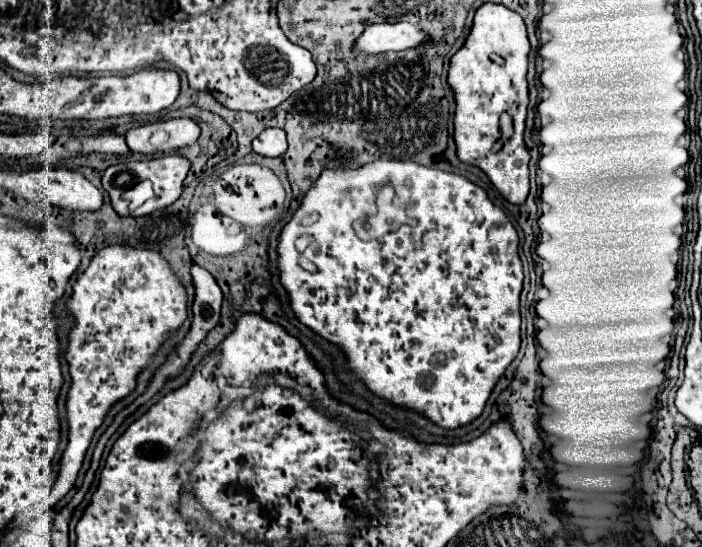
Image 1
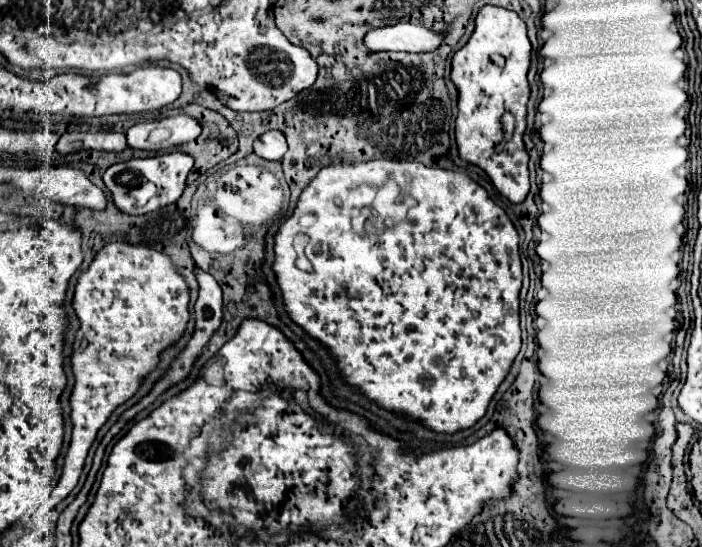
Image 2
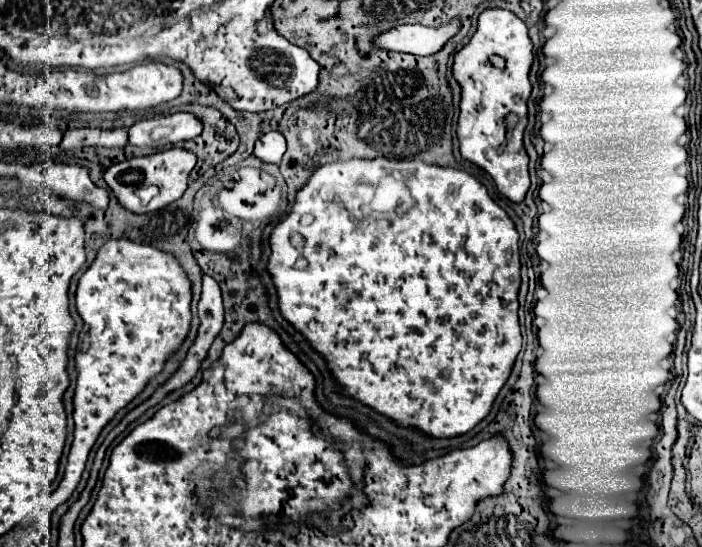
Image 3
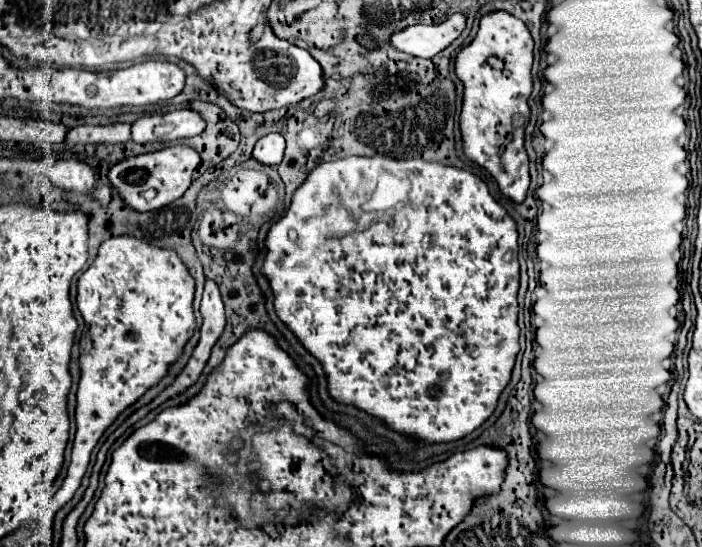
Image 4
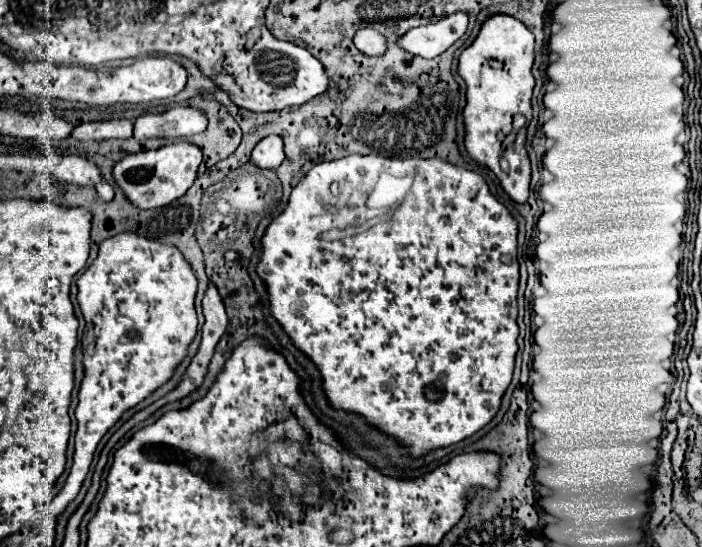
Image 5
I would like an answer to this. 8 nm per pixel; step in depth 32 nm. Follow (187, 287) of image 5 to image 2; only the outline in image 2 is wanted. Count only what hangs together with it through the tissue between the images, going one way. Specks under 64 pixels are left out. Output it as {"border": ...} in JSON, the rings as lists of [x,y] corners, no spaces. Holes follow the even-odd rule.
{"border":[[[108,242],[96,254],[90,268],[78,278],[72,304],[80,318],[72,352],[76,384],[70,396],[70,418],[74,430],[62,478],[49,497],[59,497],[59,503],[78,484],[98,430],[118,406],[138,392],[142,380],[158,368],[162,352],[184,334],[190,320],[190,290],[170,256],[138,244]]]}

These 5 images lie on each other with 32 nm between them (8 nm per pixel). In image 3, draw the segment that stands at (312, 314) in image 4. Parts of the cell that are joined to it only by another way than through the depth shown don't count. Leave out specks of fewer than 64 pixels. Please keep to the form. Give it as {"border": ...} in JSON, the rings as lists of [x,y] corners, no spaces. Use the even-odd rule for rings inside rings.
{"border":[[[382,156],[374,160],[352,158],[352,160],[338,160],[332,164],[324,164],[316,168],[314,174],[308,178],[308,182],[300,188],[290,214],[274,226],[270,234],[270,250],[272,254],[268,258],[266,270],[272,276],[272,282],[278,294],[278,310],[282,318],[290,322],[296,328],[296,332],[304,336],[306,342],[310,342],[310,348],[326,360],[326,366],[334,378],[338,394],[358,400],[360,404],[394,420],[396,426],[414,428],[430,438],[462,436],[490,414],[492,404],[498,392],[502,390],[502,386],[506,384],[510,370],[514,366],[514,360],[520,352],[519,235],[514,222],[508,218],[508,214],[488,196],[486,186],[478,182],[474,176],[456,168],[432,166],[418,158],[404,160]],[[363,205],[373,207],[372,212],[365,217],[362,216]],[[354,218],[358,218],[360,224],[356,224]],[[292,232],[300,234],[304,240],[300,250],[294,248],[290,242]],[[298,258],[304,258],[308,262],[304,270],[294,268],[294,262]]]}

